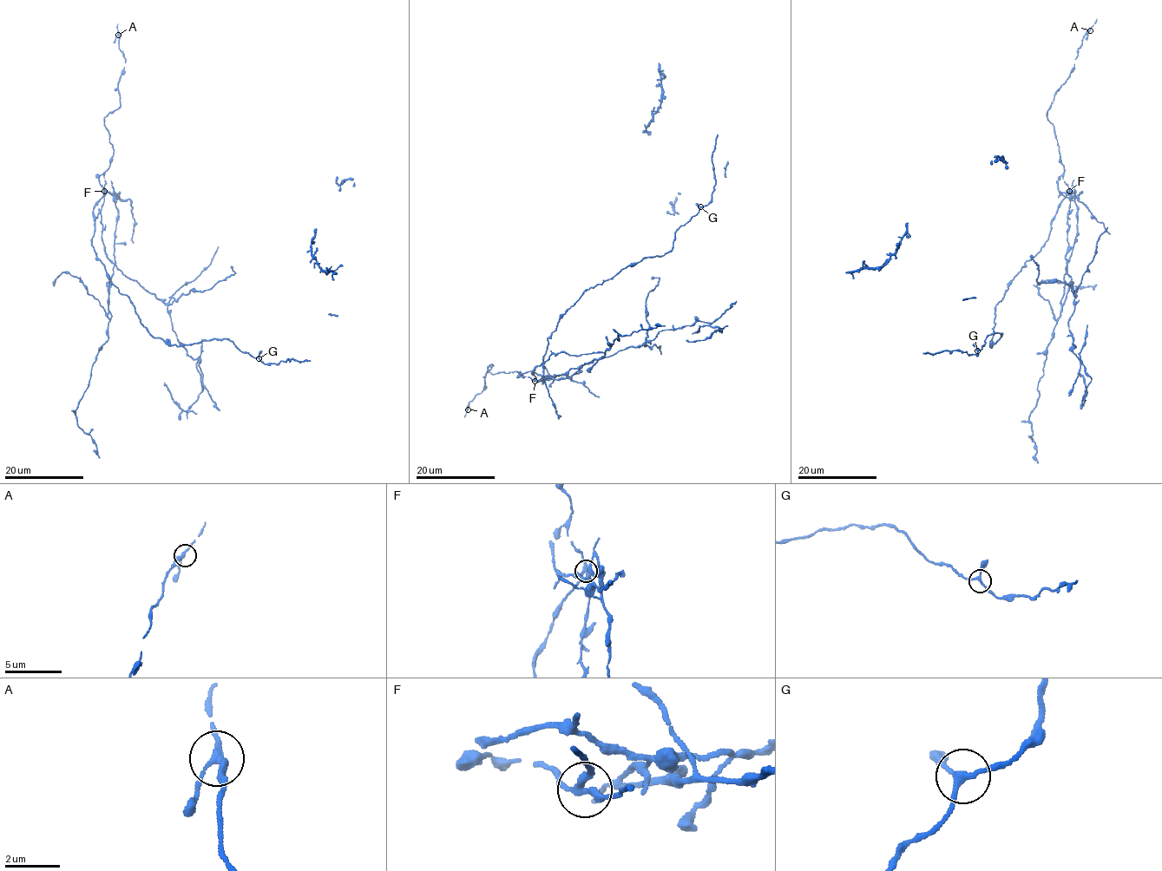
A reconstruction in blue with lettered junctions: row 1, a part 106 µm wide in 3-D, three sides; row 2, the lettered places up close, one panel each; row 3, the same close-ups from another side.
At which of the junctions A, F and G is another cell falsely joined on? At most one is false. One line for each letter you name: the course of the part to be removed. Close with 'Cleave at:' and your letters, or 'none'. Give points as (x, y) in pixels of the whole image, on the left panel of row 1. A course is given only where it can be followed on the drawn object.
F: course (104, 191), (107, 257), (167, 306), (176, 338), (200, 361), (201, 392), (187, 410), (165, 383)
Cleave at: F

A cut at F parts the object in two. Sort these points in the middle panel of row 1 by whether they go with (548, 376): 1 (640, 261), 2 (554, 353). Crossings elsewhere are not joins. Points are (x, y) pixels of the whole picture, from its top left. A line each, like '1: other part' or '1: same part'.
1: other part
2: same part

